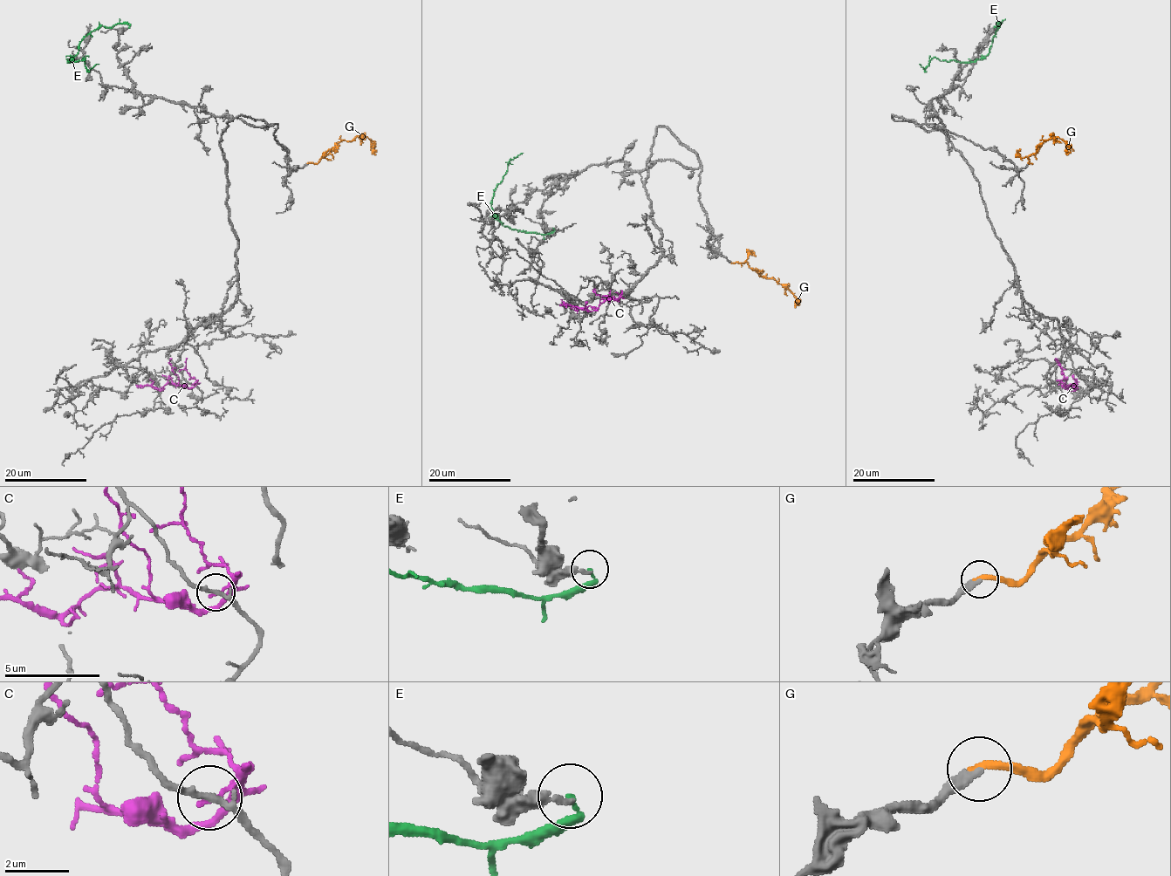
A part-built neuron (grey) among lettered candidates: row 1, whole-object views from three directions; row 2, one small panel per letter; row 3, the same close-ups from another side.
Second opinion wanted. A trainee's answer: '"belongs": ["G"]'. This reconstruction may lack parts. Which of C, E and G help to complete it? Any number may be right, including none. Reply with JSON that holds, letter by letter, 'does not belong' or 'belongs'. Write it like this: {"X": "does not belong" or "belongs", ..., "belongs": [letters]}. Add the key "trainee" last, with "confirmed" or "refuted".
{"C": "does not belong", "E": "does not belong", "G": "belongs", "belongs": ["G"], "trainee": "confirmed"}

